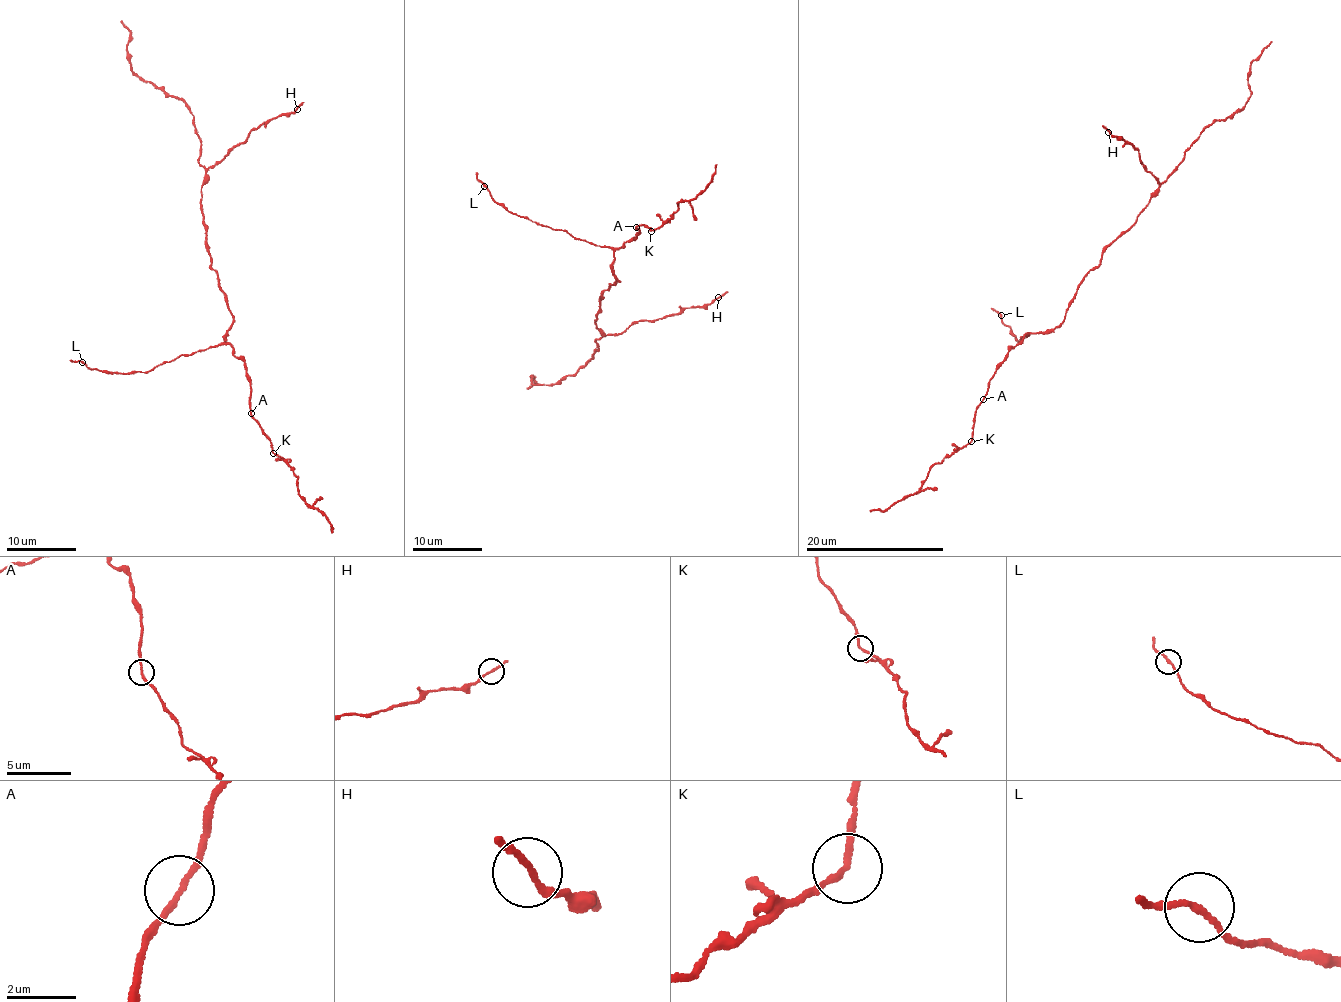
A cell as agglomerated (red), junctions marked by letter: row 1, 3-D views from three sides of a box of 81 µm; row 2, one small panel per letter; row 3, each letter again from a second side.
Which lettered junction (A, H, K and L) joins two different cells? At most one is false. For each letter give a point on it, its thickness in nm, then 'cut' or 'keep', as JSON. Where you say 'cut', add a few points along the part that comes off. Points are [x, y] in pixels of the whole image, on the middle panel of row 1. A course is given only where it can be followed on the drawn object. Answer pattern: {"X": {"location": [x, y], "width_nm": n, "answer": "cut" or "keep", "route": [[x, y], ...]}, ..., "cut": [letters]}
{"A": {"location": [636, 227], "width_nm": 170, "answer": "keep"}, "H": {"location": [718, 297], "width_nm": 170, "answer": "keep"}, "K": {"location": [651, 231], "width_nm": 170, "answer": "cut", "route": [[650, 231], [666, 221], [677, 204], [690, 201], [702, 191], [711, 181], [717, 165]]}, "L": {"location": [484, 186], "width_nm": 170, "answer": "keep"}, "cut": ["K"]}

